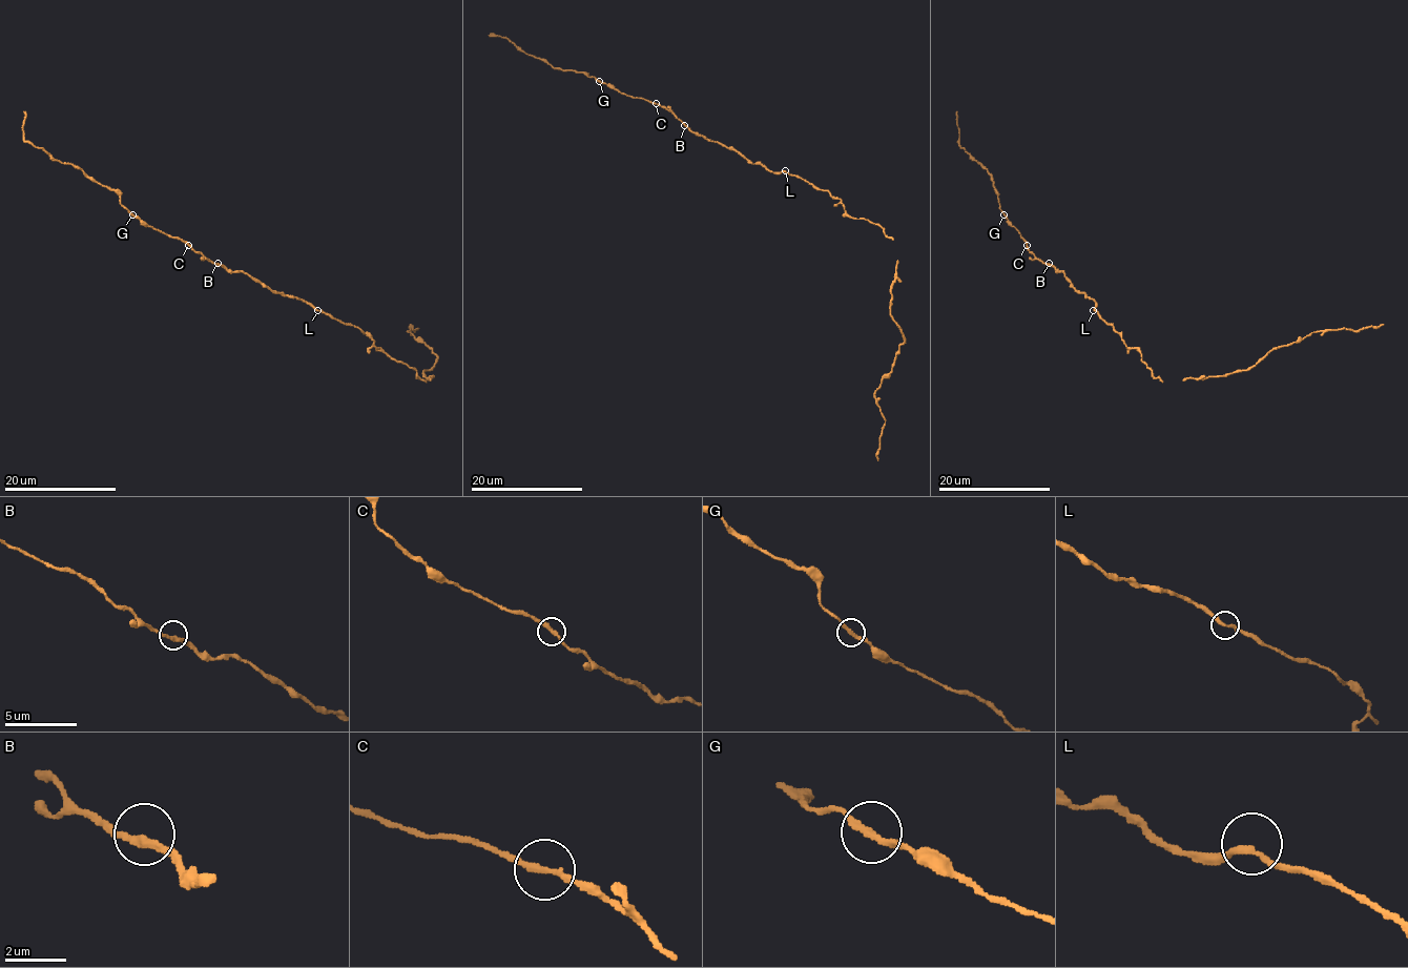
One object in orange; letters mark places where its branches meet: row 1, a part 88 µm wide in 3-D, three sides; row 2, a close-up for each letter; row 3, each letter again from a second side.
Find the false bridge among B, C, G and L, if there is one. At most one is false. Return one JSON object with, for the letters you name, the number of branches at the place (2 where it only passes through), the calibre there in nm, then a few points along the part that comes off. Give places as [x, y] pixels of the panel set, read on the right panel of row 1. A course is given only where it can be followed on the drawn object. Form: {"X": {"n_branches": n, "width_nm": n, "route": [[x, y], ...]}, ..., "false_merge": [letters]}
{"G": {"n_branches": 2, "width_nm": 240, "route": [[1005, 214], [992, 176], [960, 147], [956, 111]]}, "false_merge": ["G"]}

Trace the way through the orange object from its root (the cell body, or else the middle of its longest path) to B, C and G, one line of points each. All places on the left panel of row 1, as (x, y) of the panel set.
B: (316, 310), (296, 297), (283, 296), (247, 274), (230, 271), (218, 263)
C: (316, 310), (296, 297), (274, 292), (241, 271), (230, 271), (209, 262), (188, 245)
G: (316, 310), (296, 297), (274, 292), (241, 271), (230, 271), (209, 262), (180, 240), (153, 229), (132, 214)

